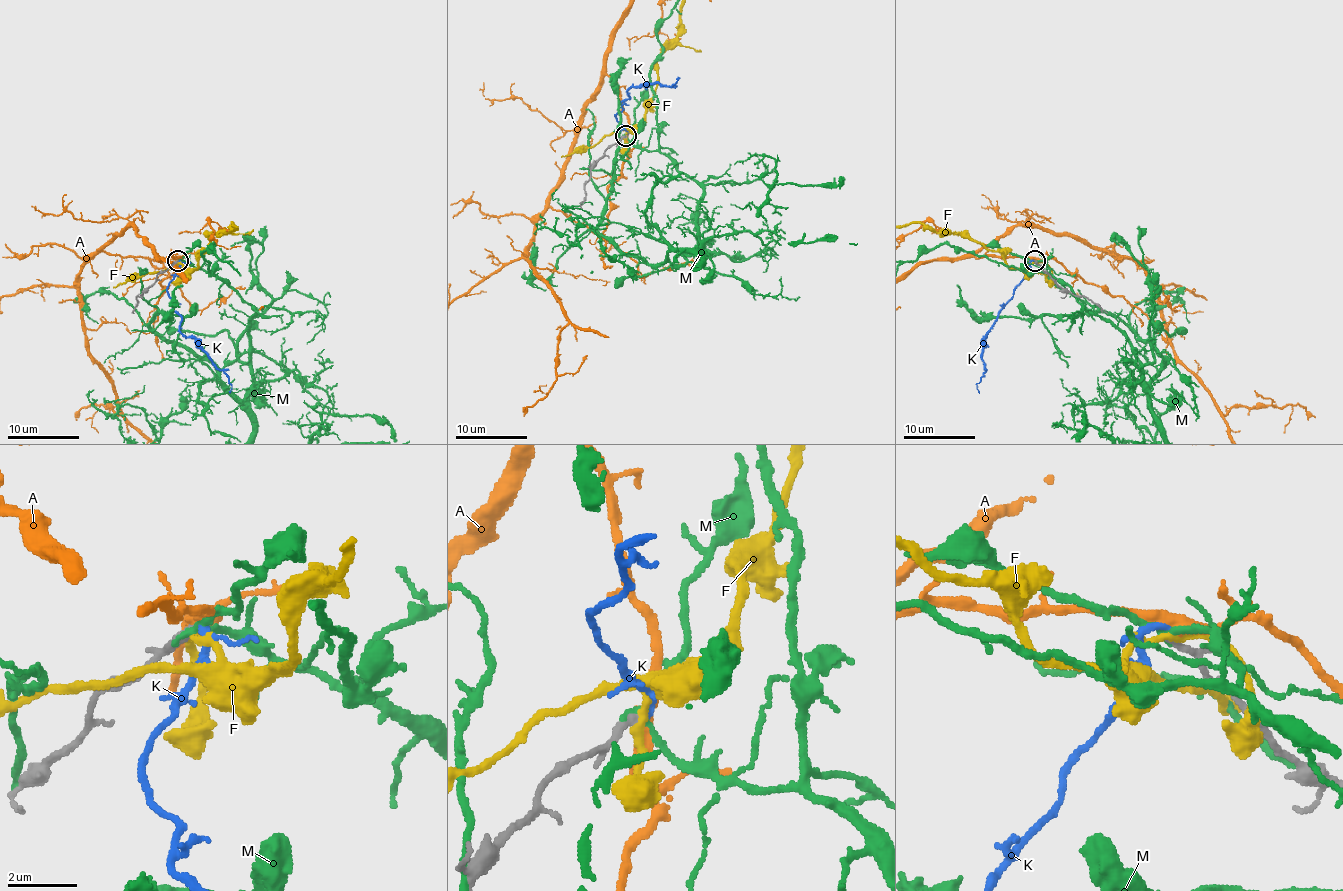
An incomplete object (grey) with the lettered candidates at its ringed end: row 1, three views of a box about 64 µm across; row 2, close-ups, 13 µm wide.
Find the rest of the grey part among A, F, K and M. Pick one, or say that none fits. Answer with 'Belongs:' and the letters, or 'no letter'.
Belongs: K

